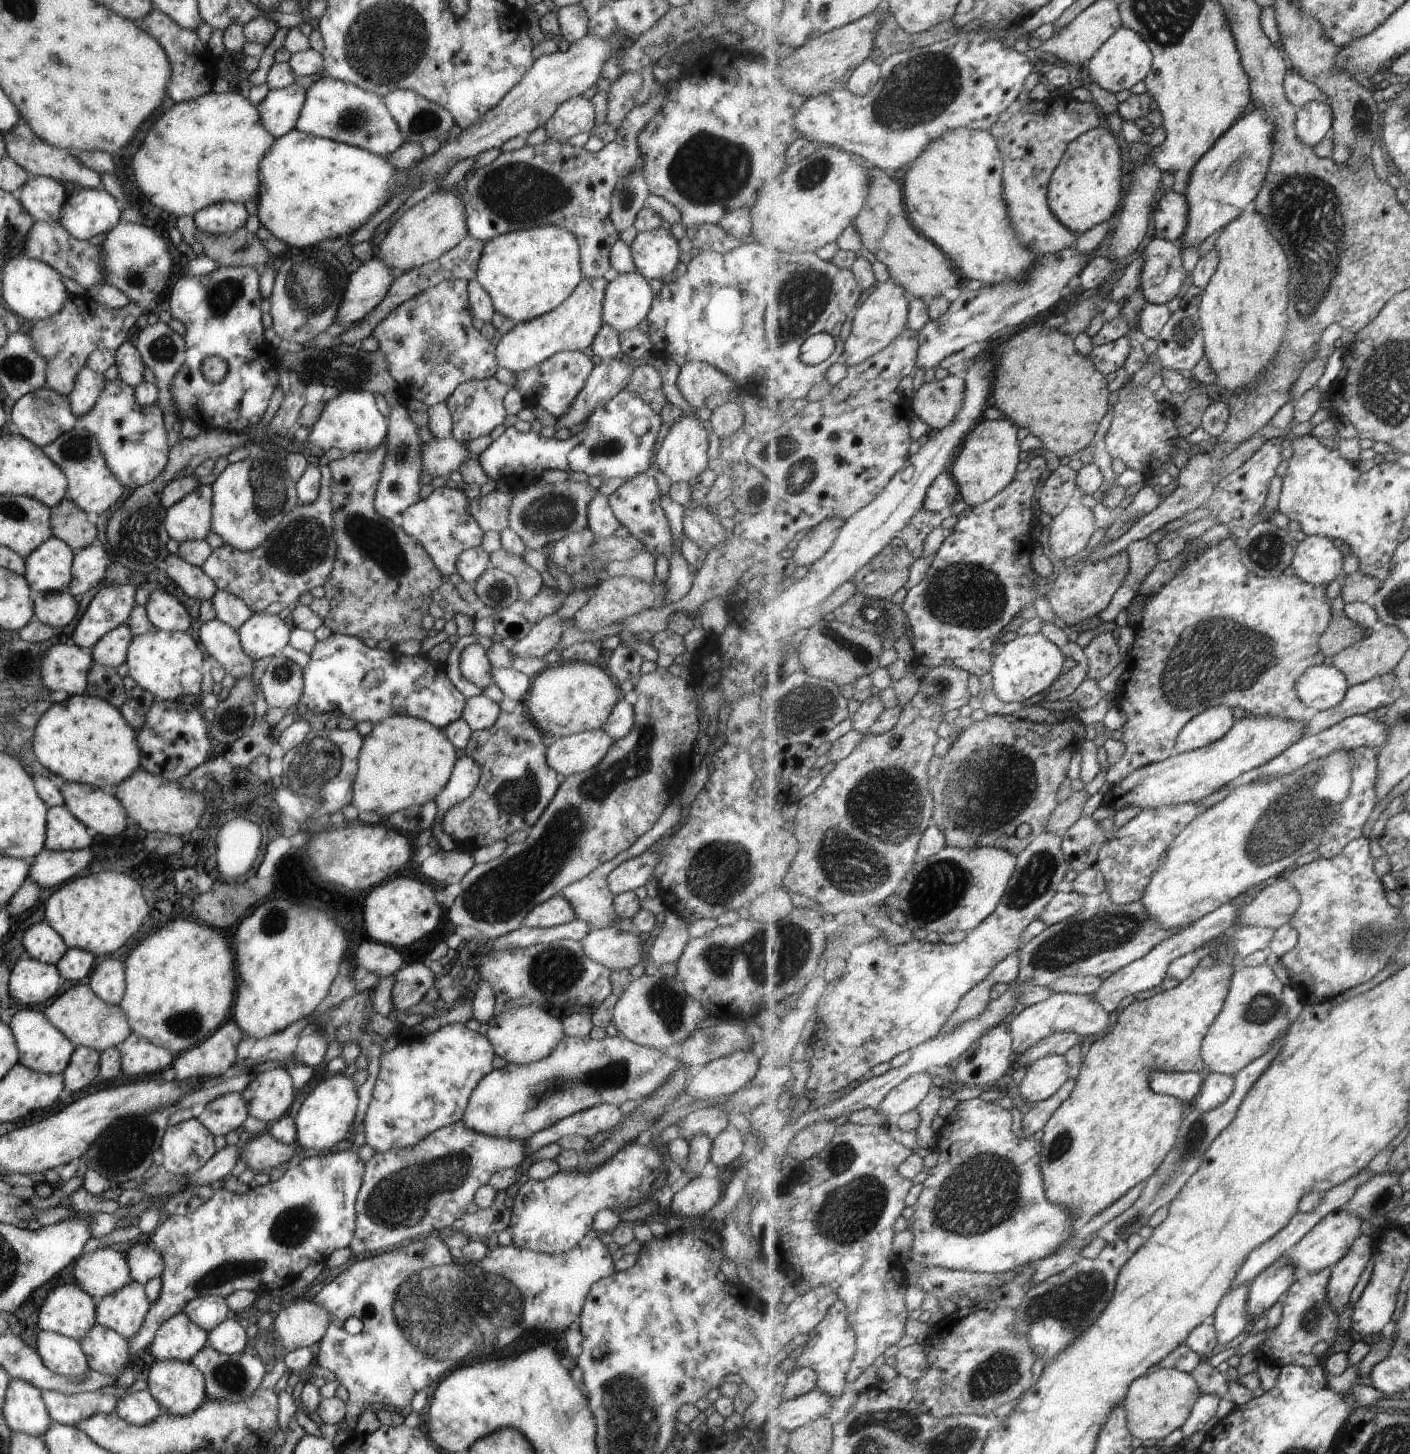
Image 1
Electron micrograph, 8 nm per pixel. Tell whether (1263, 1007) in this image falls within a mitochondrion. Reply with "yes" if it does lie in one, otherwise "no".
yes

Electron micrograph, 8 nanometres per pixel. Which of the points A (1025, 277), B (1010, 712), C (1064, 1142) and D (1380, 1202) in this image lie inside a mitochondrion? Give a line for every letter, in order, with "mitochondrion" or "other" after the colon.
A: other
B: other
C: mitochondrion
D: mitochondrion

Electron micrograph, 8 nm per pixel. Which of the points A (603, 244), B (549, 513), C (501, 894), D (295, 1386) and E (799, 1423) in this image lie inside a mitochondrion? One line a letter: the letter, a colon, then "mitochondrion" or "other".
A: other
B: mitochondrion
C: mitochondrion
D: other
E: other

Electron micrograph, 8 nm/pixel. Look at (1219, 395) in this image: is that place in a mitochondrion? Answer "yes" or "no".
no

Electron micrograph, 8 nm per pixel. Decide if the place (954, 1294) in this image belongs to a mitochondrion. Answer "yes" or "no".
no

